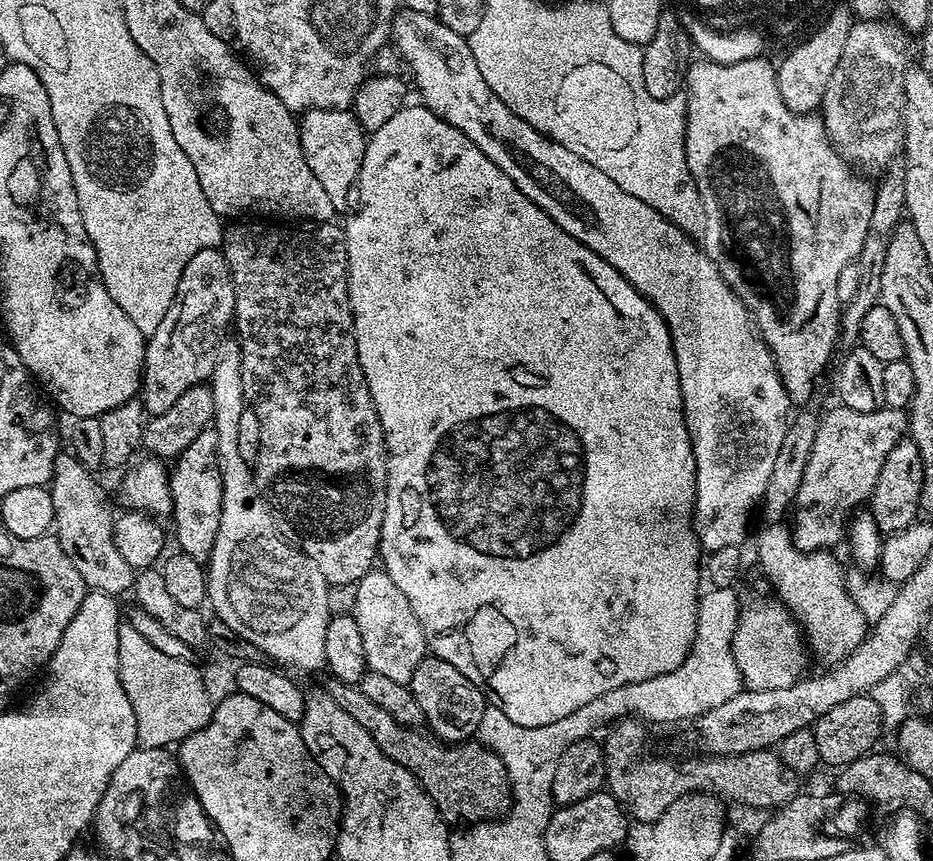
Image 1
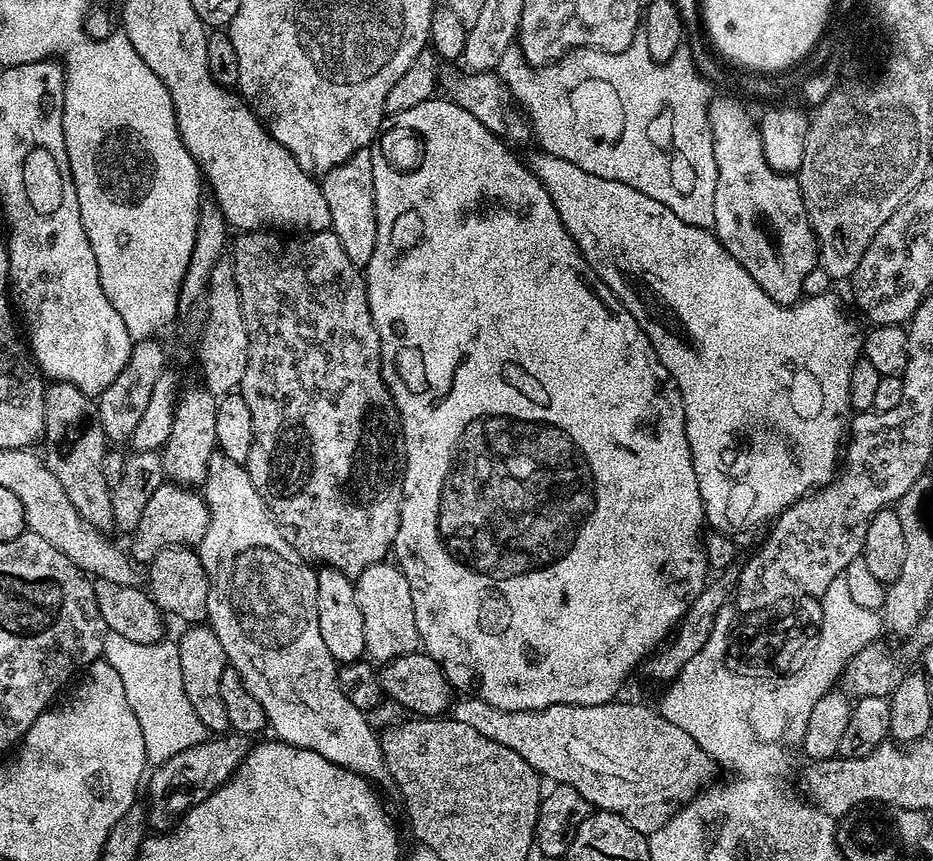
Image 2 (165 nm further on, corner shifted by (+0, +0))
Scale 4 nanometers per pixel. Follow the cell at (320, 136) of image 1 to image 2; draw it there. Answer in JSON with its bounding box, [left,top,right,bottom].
[322,147,378,266]

